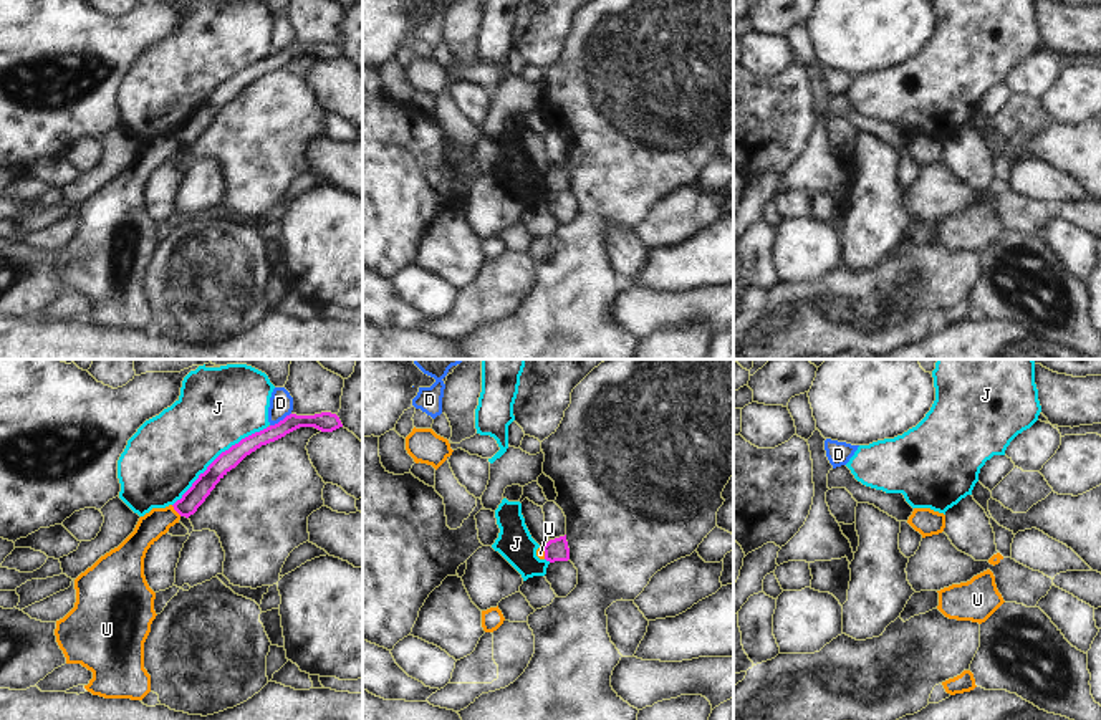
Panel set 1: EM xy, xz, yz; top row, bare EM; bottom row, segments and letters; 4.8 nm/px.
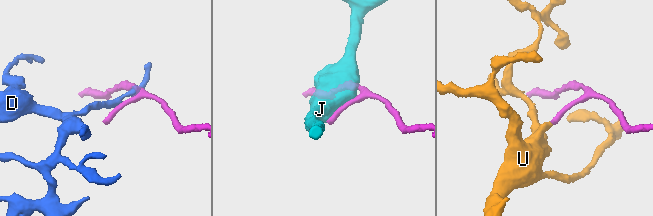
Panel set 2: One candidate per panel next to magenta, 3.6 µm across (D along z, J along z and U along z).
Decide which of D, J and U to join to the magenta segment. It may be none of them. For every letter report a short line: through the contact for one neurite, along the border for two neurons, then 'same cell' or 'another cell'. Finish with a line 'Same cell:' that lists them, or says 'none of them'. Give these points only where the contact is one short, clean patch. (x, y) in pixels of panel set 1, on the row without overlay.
D: xy (290, 42), (270, 55) | another cell
J: another cell
U: xy (171, 134), (181, 144) | another cell
Same cell: none of them

